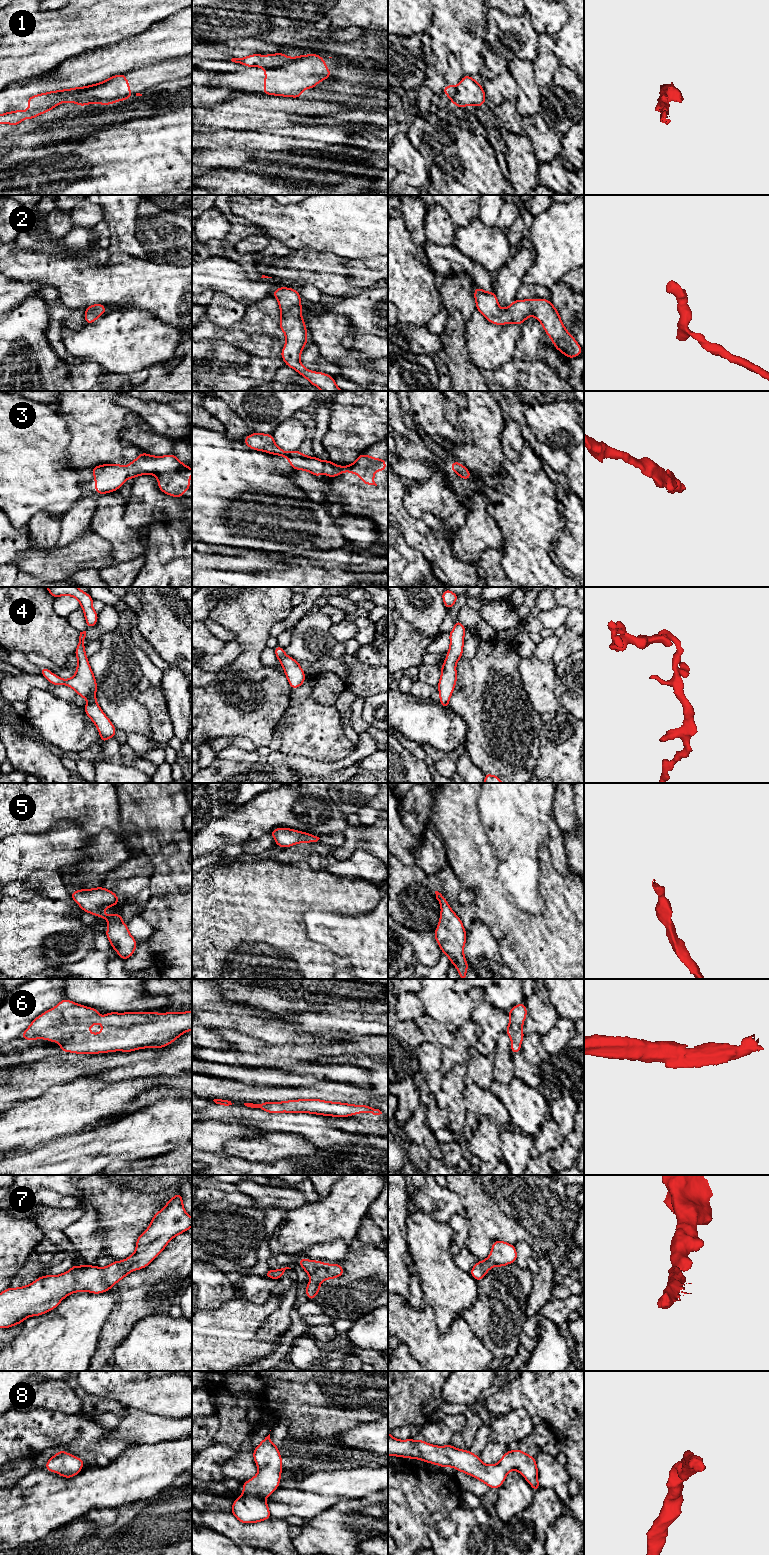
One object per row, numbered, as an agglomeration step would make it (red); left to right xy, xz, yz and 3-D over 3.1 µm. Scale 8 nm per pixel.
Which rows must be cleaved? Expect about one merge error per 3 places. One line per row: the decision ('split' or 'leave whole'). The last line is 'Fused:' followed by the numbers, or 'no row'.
1: split
2: leave whole
3: leave whole
4: leave whole
5: leave whole
6: leave whole
7: leave whole
8: leave whole
Fused: 1

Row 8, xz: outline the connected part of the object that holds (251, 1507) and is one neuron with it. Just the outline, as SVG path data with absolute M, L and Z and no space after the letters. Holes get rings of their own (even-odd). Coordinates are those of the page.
M270 1434L254 1448L253 1458L259 1472L242 1484L244 1493L234 1500L231 1508L231 1513L242 1524L271 1518L265 1498L278 1488L283 1470L278 1446L272 1443Z

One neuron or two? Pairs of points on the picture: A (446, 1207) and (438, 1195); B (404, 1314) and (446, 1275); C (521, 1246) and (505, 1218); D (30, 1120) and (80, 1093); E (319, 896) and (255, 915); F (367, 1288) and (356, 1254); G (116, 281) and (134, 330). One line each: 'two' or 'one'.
A: one
B: two
C: two
D: one
E: one
F: one
G: two

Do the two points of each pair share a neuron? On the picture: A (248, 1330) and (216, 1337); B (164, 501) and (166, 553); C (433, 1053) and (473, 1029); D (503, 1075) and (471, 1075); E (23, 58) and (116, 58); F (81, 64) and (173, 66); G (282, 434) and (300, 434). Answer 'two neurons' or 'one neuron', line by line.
A: one neuron
B: one neuron
C: two neurons
D: two neurons
E: two neurons
F: two neurons
G: one neuron

